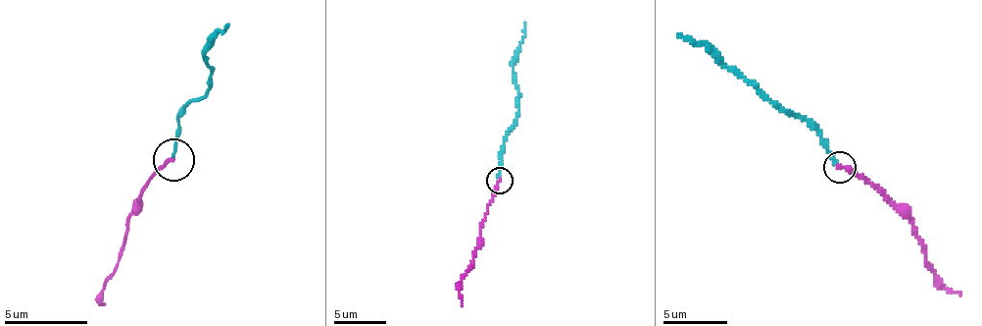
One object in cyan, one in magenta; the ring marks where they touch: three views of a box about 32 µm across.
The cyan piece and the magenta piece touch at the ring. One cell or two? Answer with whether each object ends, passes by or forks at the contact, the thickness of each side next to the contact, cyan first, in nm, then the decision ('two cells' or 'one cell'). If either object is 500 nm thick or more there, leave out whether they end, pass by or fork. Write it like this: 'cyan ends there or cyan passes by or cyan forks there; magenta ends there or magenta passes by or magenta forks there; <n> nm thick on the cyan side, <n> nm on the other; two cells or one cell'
cyan ends there; magenta ends there; 170 nm thick on the cyan side, 190 nm on the other; one cell

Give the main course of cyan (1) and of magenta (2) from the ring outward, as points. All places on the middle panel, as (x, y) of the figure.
1: (500, 178), (501, 146), (518, 114), (513, 58), (525, 33), (525, 23)
2: (500, 181), (468, 271), (461, 282), (462, 305)

